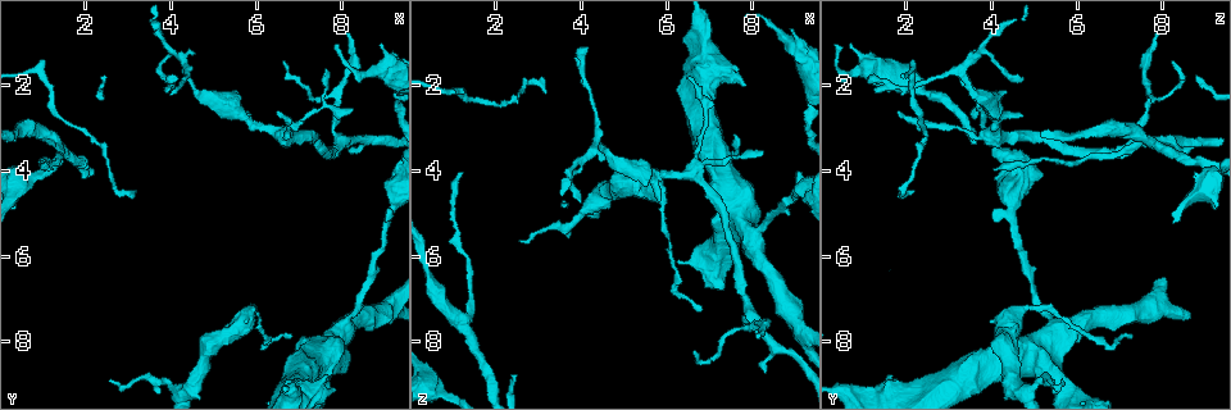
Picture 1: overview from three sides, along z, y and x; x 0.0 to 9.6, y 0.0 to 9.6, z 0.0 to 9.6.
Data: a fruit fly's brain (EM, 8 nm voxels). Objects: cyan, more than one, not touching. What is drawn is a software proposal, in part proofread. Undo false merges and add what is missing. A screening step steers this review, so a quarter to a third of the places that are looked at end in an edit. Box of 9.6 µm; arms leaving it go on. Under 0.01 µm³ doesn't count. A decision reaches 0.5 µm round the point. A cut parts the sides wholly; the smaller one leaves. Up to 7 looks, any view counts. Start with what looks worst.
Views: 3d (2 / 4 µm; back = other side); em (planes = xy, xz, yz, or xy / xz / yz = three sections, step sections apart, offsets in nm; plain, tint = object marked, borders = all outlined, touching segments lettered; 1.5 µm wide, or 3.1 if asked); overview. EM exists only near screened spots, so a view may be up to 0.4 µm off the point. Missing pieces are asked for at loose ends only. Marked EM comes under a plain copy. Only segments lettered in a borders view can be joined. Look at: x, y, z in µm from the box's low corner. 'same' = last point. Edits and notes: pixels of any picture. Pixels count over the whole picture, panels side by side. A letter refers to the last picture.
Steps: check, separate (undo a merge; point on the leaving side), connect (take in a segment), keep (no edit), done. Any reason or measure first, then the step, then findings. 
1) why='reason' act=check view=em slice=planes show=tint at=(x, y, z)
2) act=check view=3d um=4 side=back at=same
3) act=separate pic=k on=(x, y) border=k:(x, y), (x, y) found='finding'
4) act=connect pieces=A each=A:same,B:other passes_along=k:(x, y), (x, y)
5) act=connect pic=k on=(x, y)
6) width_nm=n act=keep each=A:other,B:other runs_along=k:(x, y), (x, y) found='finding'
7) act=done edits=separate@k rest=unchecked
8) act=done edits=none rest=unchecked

why='thin end' act=check view=em slice=planes show=borders at=(6.90, 7.95, 7.20)

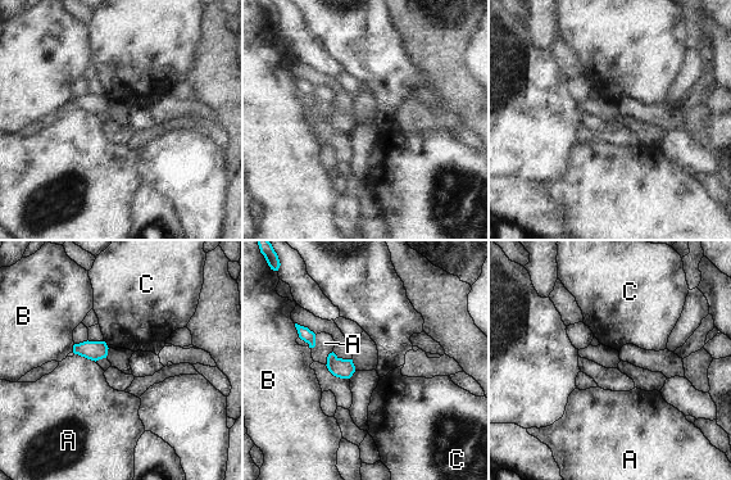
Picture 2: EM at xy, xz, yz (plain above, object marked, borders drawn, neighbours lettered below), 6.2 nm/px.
width_nm=110 longest_contact=A:150nm act=keep each=A:other,B:other,C:other found='none of them fits'

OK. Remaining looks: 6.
why='sudden change in width' act=check view=em slice=xy step=8 show=borders at=(3.80, 8.95, 5.20)

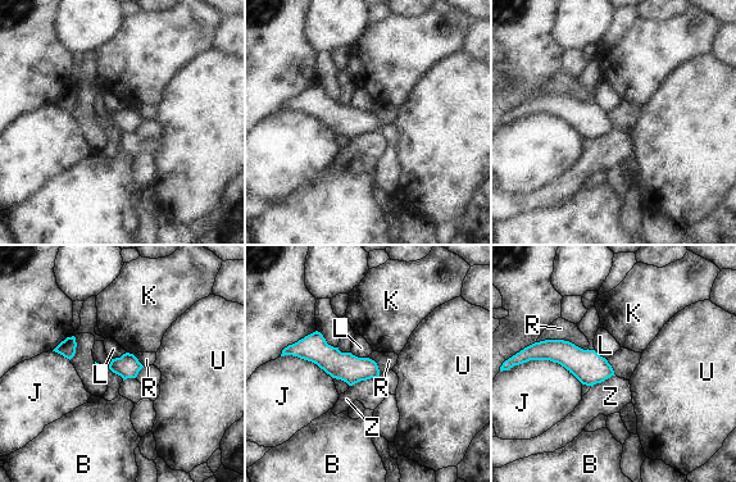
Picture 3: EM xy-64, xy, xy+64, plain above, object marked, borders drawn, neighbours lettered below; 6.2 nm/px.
act=keep each=B:other,J:other,K:other,L:other,R:other,U:other,Z:other runs_along=3:(295, 348), (376, 374) found='one neuron here'

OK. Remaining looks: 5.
why='tapers out' act=check view=3d um=2 at=(8.15, 0.80, 7.90)

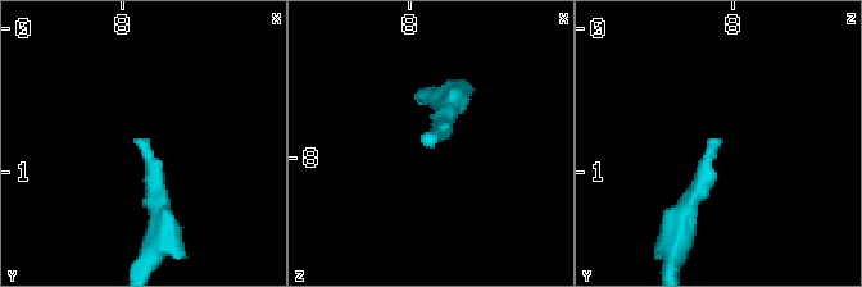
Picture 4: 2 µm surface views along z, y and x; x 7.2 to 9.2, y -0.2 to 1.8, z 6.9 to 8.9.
act=check view=em slice=planes show=borders at=(8.08, 0.78, 7.90)

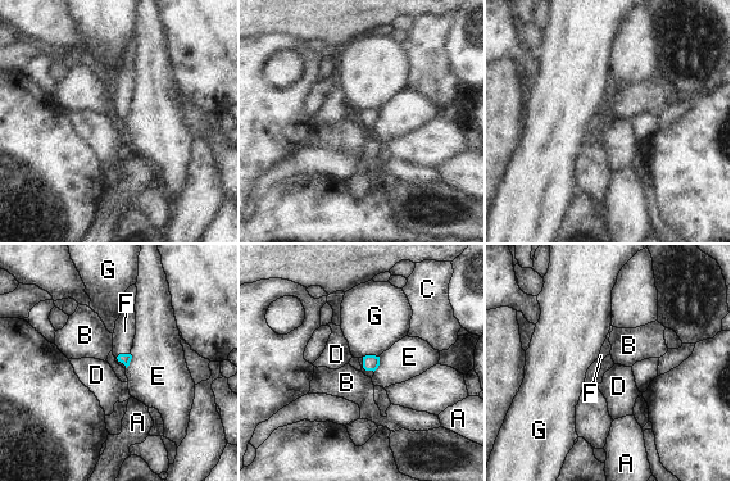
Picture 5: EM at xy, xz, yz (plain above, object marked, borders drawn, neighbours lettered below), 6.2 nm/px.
act=connect pic=5 on=(125, 331) each=A:other,B:other,C:other,D:other,E:other,F:same,G:other passes_along=5:(123, 358), (119, 361), (125, 331) found='it goes on there'

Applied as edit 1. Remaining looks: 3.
act=done edits=connect@5 rest=unchecked

